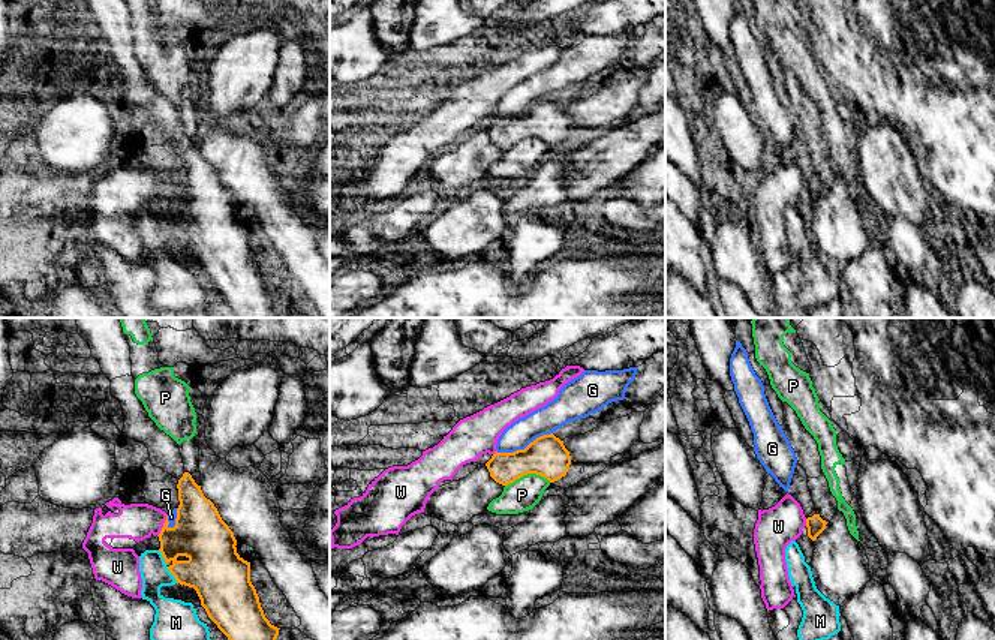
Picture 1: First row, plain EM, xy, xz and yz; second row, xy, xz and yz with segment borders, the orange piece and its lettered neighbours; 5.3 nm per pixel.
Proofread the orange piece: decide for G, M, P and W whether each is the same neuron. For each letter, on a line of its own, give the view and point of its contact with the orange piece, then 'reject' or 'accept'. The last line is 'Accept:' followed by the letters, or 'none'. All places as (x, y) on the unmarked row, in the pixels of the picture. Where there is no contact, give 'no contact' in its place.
G: meets orange in xz at (525, 113); reject
M: meets orange in xy at (171, 237); reject
P: meets orange in xz at (528, 137); reject
W: meets orange in xy at (164, 189); reject
Accept: none

